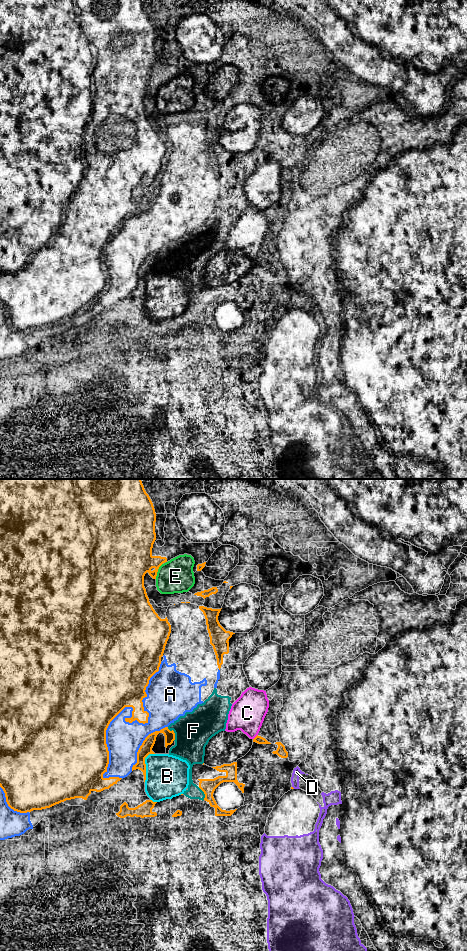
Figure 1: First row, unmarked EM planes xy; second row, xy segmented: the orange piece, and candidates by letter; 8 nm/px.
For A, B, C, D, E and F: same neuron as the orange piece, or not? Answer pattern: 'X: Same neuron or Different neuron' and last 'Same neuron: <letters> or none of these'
A: Different neuron
B: Different neuron
C: Different neuron
D: Different neuron
E: Different neuron
F: Different neuron
Same neuron: none of these

